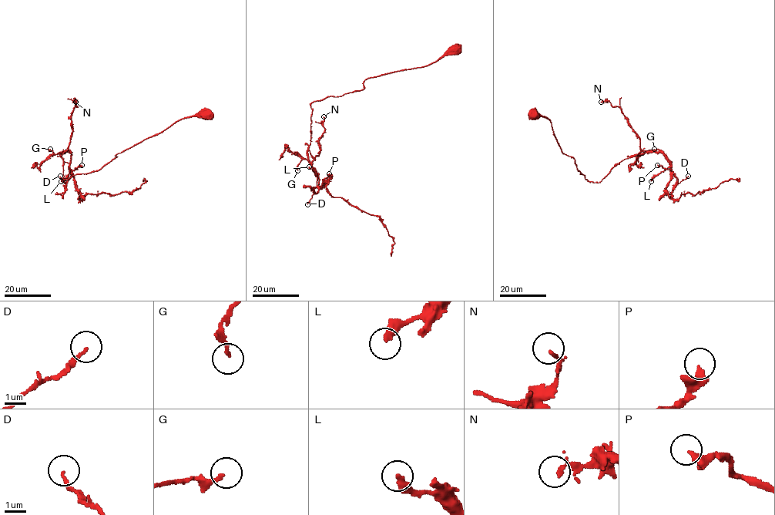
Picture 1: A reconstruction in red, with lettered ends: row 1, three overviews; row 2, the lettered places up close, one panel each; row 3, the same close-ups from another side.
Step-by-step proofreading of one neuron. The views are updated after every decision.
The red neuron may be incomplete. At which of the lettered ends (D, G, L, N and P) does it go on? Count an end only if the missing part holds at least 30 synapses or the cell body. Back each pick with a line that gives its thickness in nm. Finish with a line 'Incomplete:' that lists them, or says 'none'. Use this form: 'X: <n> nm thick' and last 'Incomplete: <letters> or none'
Incomplete: none

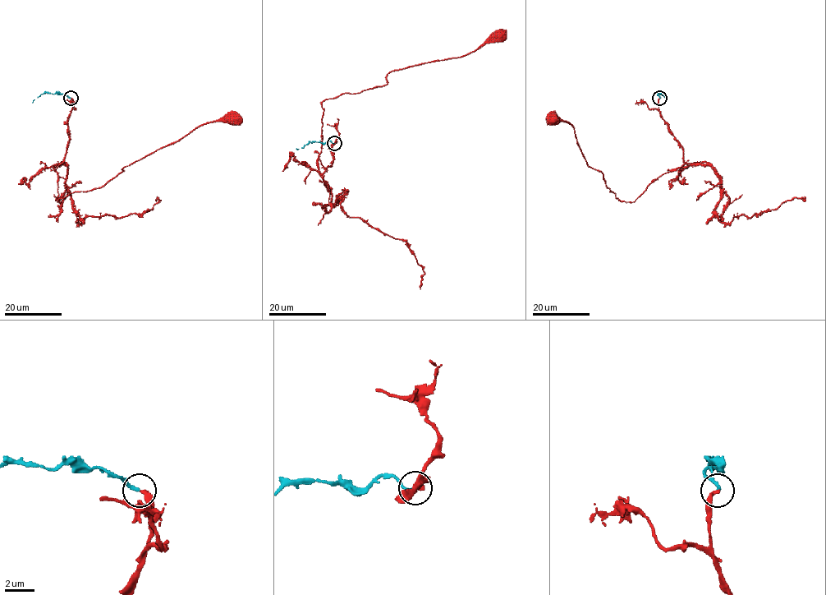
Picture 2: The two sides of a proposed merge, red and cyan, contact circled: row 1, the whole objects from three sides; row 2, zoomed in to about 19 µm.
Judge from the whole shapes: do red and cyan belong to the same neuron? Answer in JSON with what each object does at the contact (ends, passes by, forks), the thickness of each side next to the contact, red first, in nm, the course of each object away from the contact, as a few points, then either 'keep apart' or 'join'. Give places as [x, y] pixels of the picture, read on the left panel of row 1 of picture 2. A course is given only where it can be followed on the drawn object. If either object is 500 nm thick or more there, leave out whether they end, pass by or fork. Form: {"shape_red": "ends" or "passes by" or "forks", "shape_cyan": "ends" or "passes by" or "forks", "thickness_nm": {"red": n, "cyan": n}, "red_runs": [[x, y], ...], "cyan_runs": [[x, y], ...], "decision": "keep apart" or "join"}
{"shape_red": "ends", "shape_cyan": "ends", "thickness_nm": {"red": 280, "cyan": 180}, "red_runs": [[70, 99], [68, 147], [55, 170], [59, 202], [79, 191], [103, 186], [128, 165], [204, 124], [233, 117]], "cyan_runs": [[70, 99], [62, 94], [44, 93], [32, 103]], "decision": "join"}

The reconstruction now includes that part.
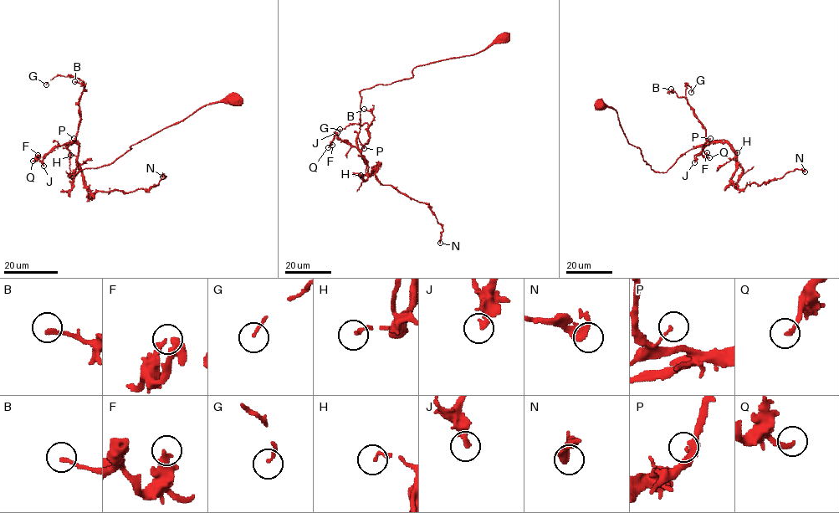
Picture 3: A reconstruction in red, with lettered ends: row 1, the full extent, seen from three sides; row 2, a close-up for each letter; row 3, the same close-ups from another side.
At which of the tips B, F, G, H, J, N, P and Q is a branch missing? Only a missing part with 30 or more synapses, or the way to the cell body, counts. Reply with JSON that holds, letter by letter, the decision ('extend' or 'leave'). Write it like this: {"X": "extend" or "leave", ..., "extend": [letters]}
{"B": "leave", "F": "leave", "G": "leave", "H": "leave", "J": "leave", "N": "leave", "P": "leave", "Q": "extend", "extend": ["Q"]}

